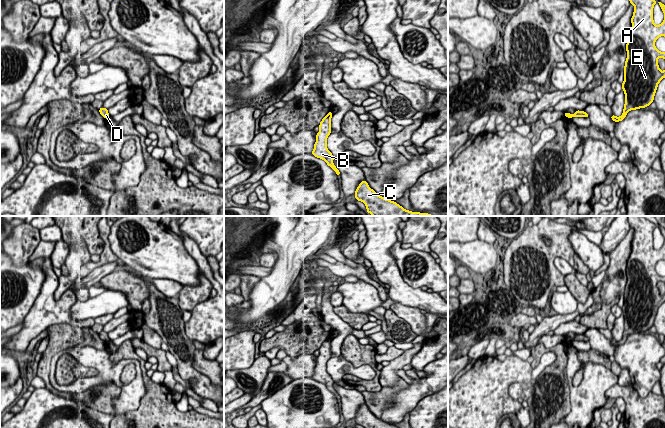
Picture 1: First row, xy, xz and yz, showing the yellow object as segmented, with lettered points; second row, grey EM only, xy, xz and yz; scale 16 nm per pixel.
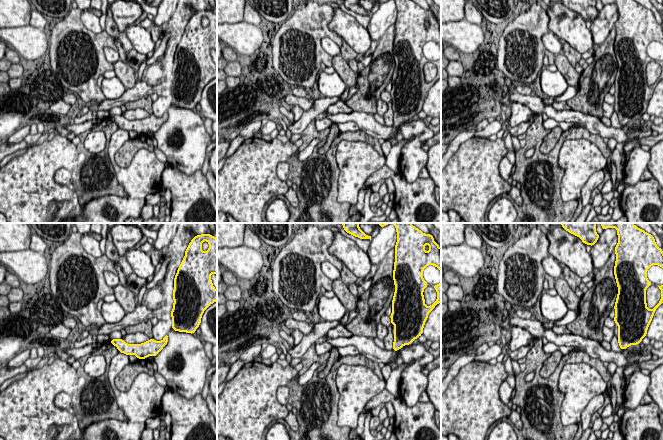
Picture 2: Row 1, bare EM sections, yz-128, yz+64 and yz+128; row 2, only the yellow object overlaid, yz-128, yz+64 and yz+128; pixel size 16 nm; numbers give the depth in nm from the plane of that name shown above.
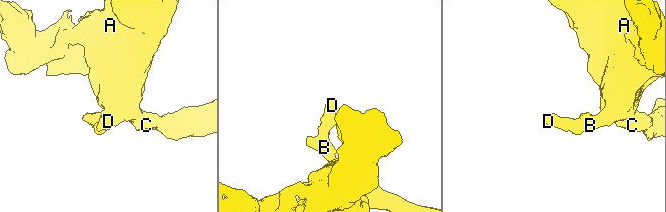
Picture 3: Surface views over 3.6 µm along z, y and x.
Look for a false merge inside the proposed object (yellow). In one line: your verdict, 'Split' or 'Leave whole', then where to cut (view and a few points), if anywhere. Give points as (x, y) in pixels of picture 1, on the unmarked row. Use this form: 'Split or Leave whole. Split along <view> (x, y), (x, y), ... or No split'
Leave whole. No split

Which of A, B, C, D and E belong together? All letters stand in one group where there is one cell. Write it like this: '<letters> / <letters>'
A B C D E

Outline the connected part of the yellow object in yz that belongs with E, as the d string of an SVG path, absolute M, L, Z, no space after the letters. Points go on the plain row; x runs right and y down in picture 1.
M643 216L627 218L634 236L632 251L627 260L627 282L622 307L625 328L620 341L614 338L610 340L614 346L624 344L631 334L649 330L654 324L658 308L665 302L665 294L661 295L658 289L659 282L665 283L665 276L660 276L655 270L656 264L665 260L665 229L658 226L664 237L664 244L660 249L655 249L653 232L657 225Z

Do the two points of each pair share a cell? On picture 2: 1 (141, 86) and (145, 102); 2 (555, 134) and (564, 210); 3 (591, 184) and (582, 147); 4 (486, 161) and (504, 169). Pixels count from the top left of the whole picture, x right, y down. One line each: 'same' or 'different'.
1: different
2: different
3: different
4: different

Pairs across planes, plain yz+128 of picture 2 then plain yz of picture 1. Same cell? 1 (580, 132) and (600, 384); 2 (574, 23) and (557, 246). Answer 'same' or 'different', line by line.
1: different
2: different

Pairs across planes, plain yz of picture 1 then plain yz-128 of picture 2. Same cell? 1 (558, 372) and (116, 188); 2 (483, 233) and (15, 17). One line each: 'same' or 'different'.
1: same
2: different

